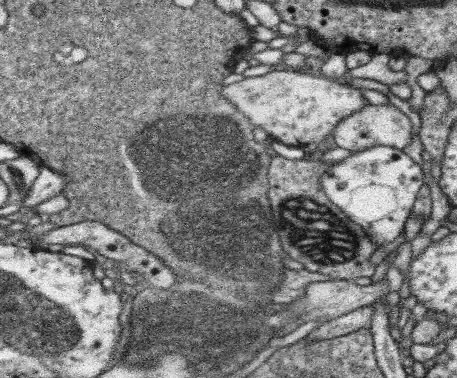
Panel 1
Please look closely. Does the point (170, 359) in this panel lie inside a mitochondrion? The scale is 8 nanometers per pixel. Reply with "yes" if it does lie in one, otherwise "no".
yes

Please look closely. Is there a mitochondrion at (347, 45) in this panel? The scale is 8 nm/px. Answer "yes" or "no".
no

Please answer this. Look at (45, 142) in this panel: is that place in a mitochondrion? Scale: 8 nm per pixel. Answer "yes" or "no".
no

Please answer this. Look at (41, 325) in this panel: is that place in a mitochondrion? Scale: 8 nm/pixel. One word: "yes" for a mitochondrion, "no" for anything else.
yes

